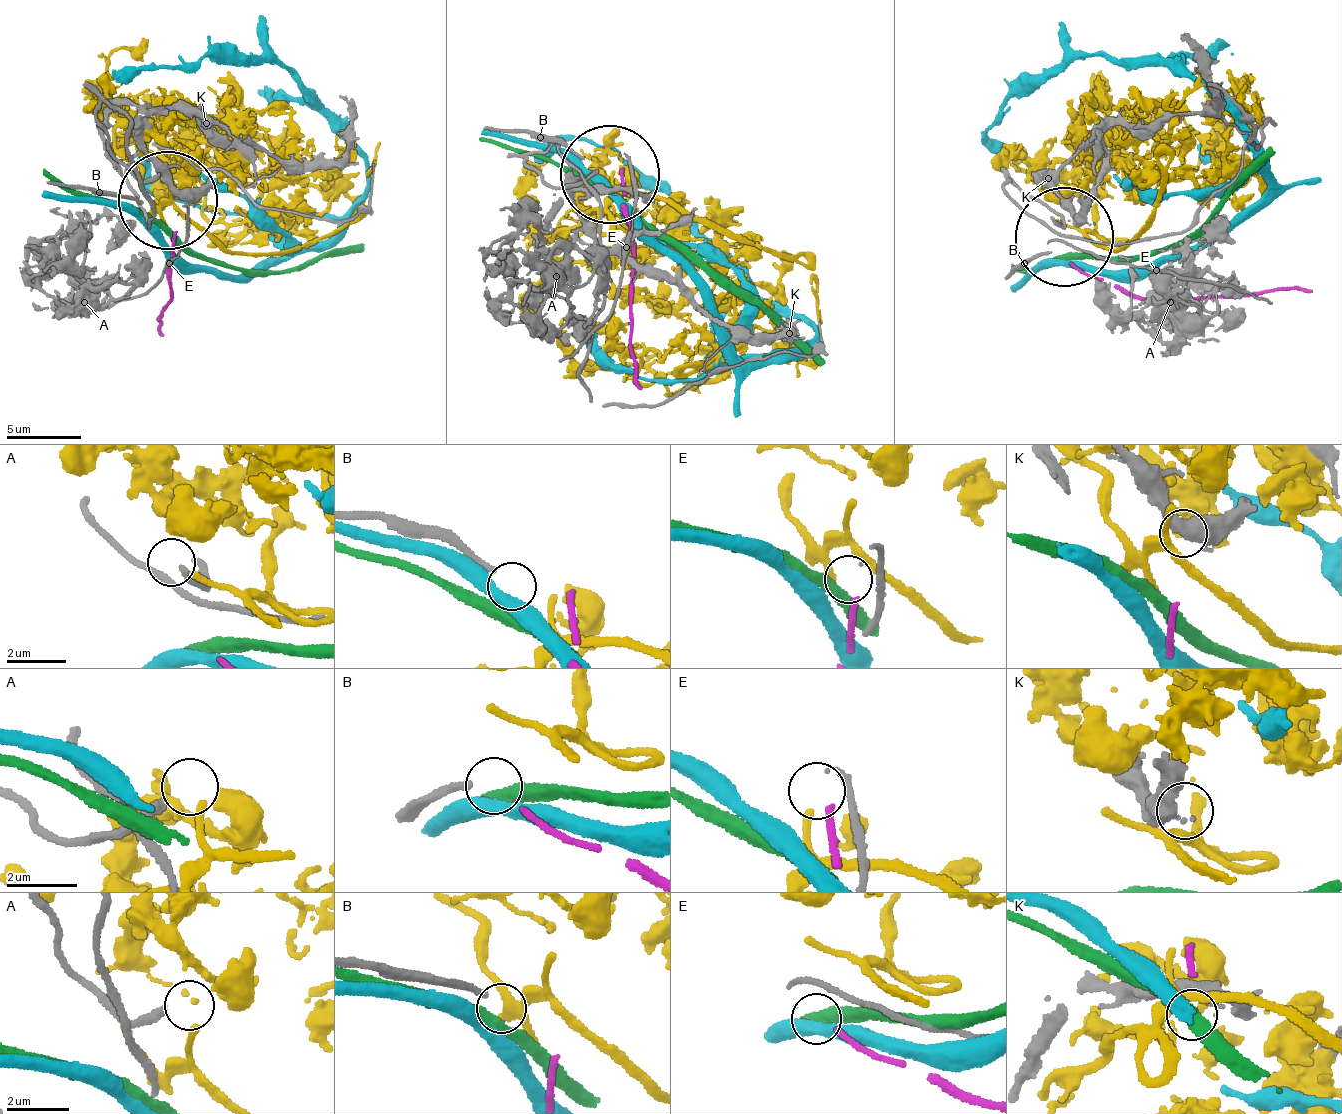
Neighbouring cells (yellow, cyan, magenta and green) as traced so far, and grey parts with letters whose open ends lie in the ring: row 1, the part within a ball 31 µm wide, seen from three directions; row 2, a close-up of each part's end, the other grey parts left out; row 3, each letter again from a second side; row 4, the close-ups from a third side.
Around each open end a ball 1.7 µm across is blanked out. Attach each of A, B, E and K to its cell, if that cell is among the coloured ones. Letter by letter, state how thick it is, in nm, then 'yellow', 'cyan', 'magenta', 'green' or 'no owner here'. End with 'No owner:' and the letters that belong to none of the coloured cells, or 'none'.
A: calibre 280 nm; yellow
B: calibre 200 nm; no owner here
E: calibre 70 nm; magenta
K: calibre 440 nm; no owner here
No owner: B, K

